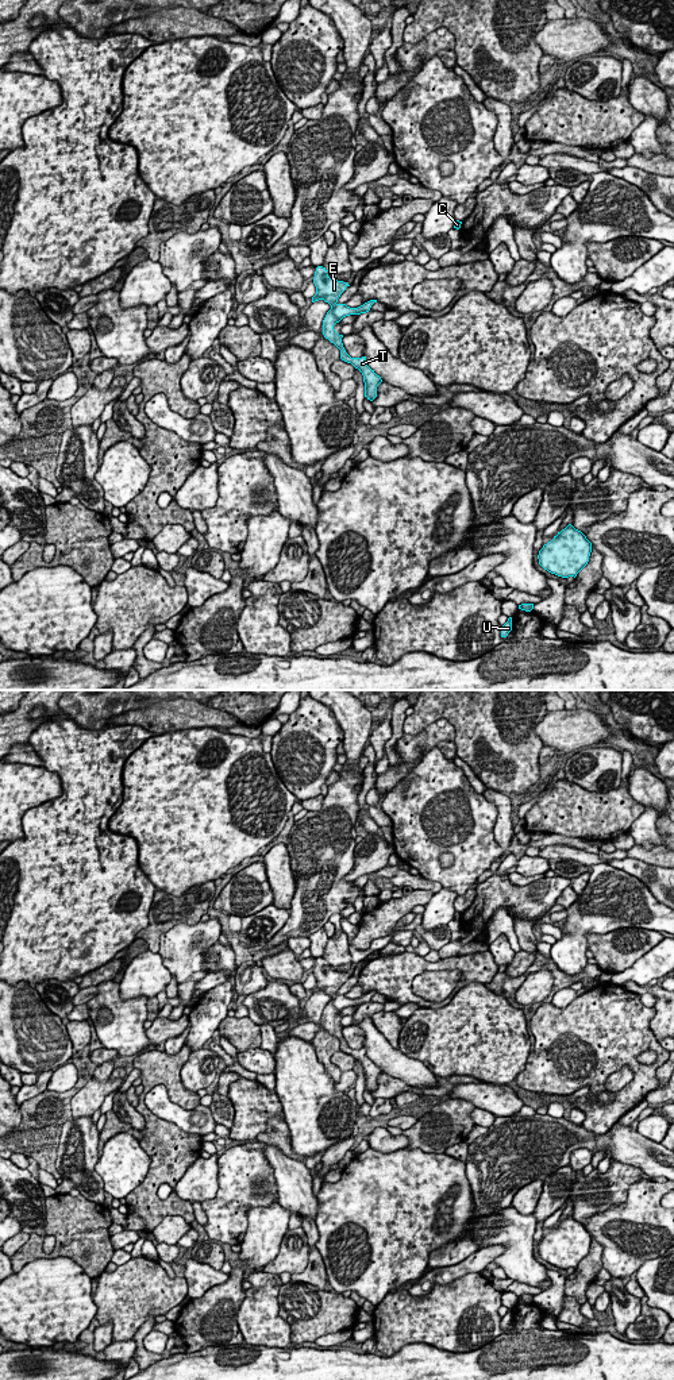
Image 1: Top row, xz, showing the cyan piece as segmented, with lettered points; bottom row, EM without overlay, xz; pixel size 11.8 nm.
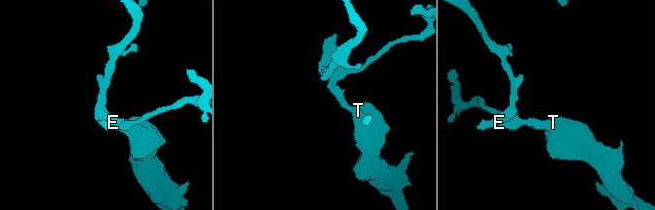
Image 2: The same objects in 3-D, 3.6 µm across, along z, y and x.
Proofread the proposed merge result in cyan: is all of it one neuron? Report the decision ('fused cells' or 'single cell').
single cell

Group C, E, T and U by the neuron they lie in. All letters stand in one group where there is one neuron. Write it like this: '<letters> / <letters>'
C E T U

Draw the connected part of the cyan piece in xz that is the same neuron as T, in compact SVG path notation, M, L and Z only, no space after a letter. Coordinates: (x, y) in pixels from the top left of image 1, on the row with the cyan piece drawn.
M317 266L313 277L313 284L316 286L316 294L312 297L312 302L324 300L331 305L331 309L327 312L323 320L323 335L331 343L334 343L340 350L340 359L351 363L355 369L358 369L363 375L365 382L365 397L373 401L377 397L377 386L382 382L381 377L371 370L366 363L366 356L362 358L351 358L342 343L343 335L339 335L334 325L339 323L343 317L350 315L361 315L370 311L371 305L377 302L377 300L370 300L358 308L350 308L346 304L339 304L338 298L350 286L347 282L332 280L328 277L330 271Z

